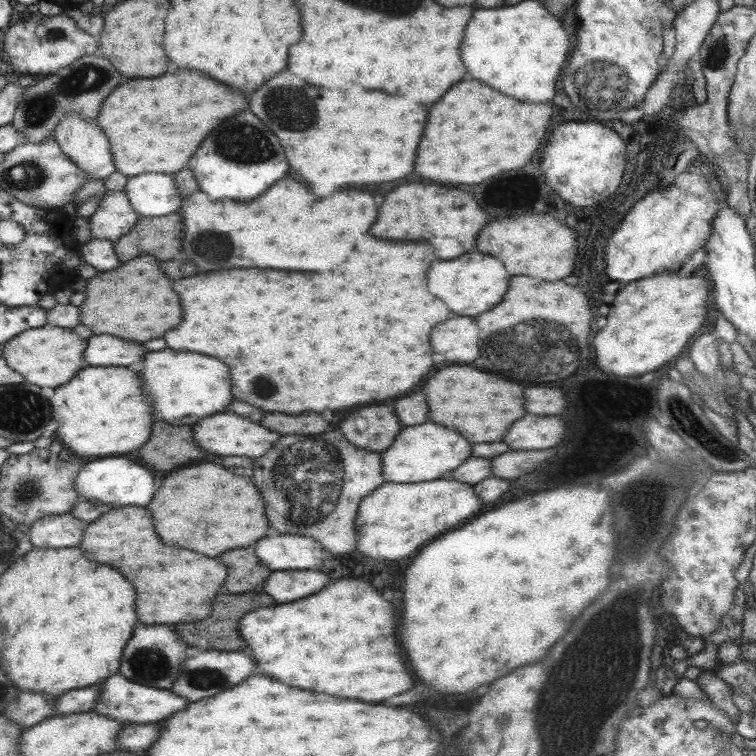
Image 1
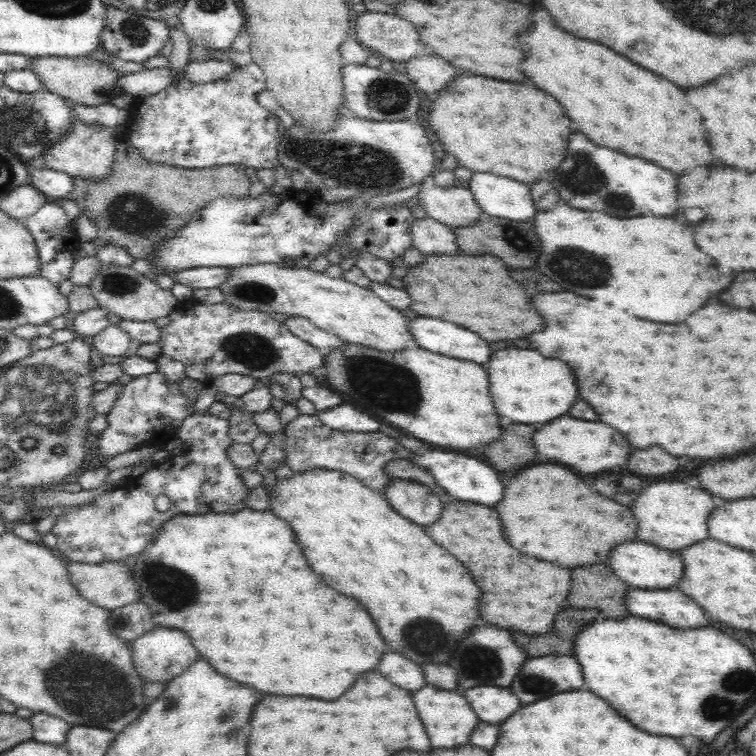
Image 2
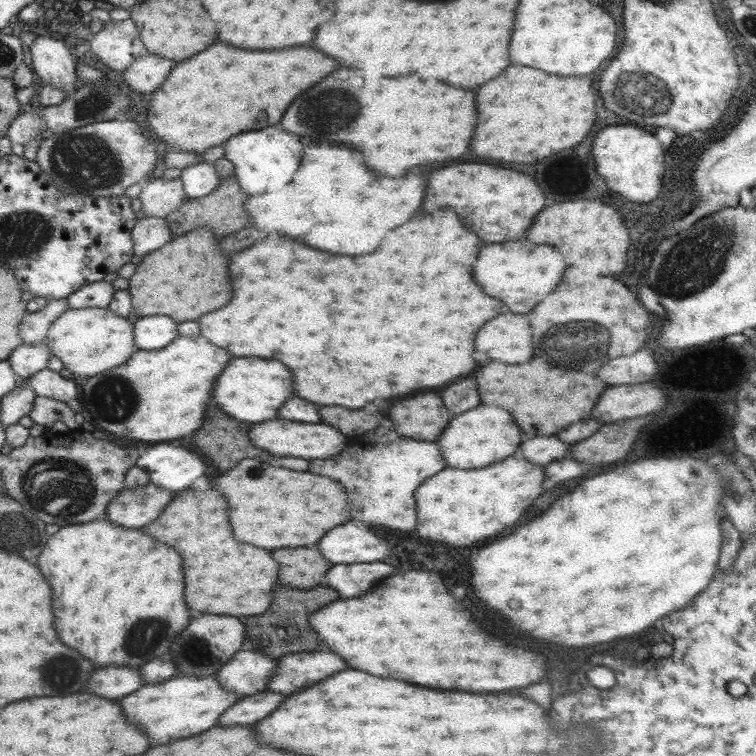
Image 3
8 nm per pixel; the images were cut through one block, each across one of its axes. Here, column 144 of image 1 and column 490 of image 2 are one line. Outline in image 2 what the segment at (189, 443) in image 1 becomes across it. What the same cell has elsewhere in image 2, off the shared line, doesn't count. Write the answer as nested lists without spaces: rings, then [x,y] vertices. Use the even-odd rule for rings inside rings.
[[[512,424],[506,426],[492,444],[484,444],[484,456],[496,470],[510,470],[510,468],[524,468],[530,464],[536,456],[534,444],[532,444],[532,432],[534,426],[526,424]]]

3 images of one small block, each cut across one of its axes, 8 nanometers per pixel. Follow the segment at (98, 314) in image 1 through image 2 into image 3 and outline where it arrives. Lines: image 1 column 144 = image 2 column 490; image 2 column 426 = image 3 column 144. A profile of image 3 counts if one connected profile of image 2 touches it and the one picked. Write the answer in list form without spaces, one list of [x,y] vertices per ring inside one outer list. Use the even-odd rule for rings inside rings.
[[[200,226],[142,256],[133,276],[127,280],[131,312],[138,317],[168,316],[175,323],[181,323],[196,321],[201,314],[223,308],[231,298],[231,288],[227,284],[227,262],[215,246],[216,236],[207,227]]]

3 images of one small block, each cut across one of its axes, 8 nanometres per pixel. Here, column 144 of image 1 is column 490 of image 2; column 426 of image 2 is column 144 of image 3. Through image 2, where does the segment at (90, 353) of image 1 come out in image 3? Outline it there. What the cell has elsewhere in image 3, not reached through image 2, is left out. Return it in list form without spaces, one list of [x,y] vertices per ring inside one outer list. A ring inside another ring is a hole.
[[[163,315],[138,317],[132,333],[135,346],[143,351],[159,350],[177,337],[176,323]]]

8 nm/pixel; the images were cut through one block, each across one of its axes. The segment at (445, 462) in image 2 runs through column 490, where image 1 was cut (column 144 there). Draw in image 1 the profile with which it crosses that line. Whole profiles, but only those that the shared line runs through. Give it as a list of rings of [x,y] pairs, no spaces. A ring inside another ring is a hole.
[[[105,458],[105,460],[87,462],[82,466],[75,474],[74,489],[81,500],[91,503],[105,504],[112,508],[144,507],[155,492],[155,484],[151,470],[145,470],[141,464],[137,466],[125,458]]]

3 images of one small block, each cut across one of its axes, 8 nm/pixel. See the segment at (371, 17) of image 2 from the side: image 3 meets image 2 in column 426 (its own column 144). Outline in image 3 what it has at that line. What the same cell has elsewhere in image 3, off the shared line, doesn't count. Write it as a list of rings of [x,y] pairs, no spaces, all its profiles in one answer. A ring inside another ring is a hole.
[[[130,19],[103,23],[101,30],[93,36],[89,50],[105,65],[105,71],[119,72],[146,54],[135,24]]]

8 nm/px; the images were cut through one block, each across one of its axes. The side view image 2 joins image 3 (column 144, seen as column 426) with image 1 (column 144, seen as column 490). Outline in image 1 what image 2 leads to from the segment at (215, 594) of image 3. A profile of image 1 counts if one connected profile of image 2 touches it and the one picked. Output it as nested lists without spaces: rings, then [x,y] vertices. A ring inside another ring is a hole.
[[[116,507],[86,523],[78,549],[87,560],[111,564],[135,588],[135,614],[143,624],[177,624],[203,620],[211,598],[225,578],[225,568],[197,552],[163,546],[153,534],[145,507]]]

